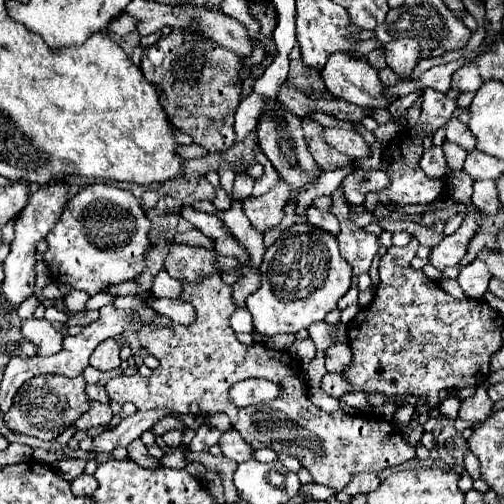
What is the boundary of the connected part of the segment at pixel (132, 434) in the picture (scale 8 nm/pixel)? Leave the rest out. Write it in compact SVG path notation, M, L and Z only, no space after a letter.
M151 409L151 411L137 411L131 417L125 417L115 429L109 429L95 437L95 453L111 453L115 447L127 447L131 441L139 439L145 431L153 427L153 423L165 415L171 415L163 409Z

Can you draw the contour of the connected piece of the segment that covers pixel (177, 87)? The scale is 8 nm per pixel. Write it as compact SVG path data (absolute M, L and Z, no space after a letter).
M173 31L143 51L141 71L155 85L171 125L191 135L197 145L223 153L235 143L233 117L241 101L241 79L249 75L239 55L203 37Z

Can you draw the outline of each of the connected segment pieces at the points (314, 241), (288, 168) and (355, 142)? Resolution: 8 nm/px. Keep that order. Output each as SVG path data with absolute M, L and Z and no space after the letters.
M319 229L291 233L277 239L263 255L263 285L247 297L247 309L253 315L255 331L263 335L297 333L337 309L337 301L351 287L351 265L341 257L337 237Z
M277 99L267 101L261 117L257 119L257 137L259 137L261 151L273 163L277 173L297 191L301 191L305 183L313 181L321 173L321 169L317 167L317 163L315 163L315 159L313 159L313 155L311 155L311 151L307 147L301 123L303 123L303 117L291 113L287 109L287 105L279 103Z
M323 127L321 131L321 137L331 145L335 147L337 151L349 155L349 157L367 157L369 155L369 145L365 143L365 139L351 131L351 129L341 129L341 127Z

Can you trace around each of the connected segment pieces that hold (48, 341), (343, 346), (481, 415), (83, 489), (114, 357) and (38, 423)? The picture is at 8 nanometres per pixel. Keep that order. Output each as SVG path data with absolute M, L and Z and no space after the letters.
M25 319L21 333L25 339L35 343L39 347L39 355L53 355L61 351L63 335L53 329L53 325L47 319Z
M335 343L325 353L327 359L327 371L343 375L347 371L347 365L351 363L351 349L347 343Z
M477 387L477 393L461 403L459 417L467 419L471 423L481 423L491 415L491 407L493 407L493 401L489 399L487 389L485 387Z
M83 473L75 481L71 481L71 489L77 497L91 497L93 491L97 489L97 481L95 481L95 477Z
M107 339L95 347L91 355L91 365L99 371L113 371L119 367L119 343L115 339Z
M43 375L35 377L31 381L25 381L25 385L15 395L15 403L9 413L5 413L3 421L5 425L23 435L37 437L41 441L53 441L63 429L71 427L83 413L89 411L89 397L85 393L87 381L83 375L69 379L59 375Z

